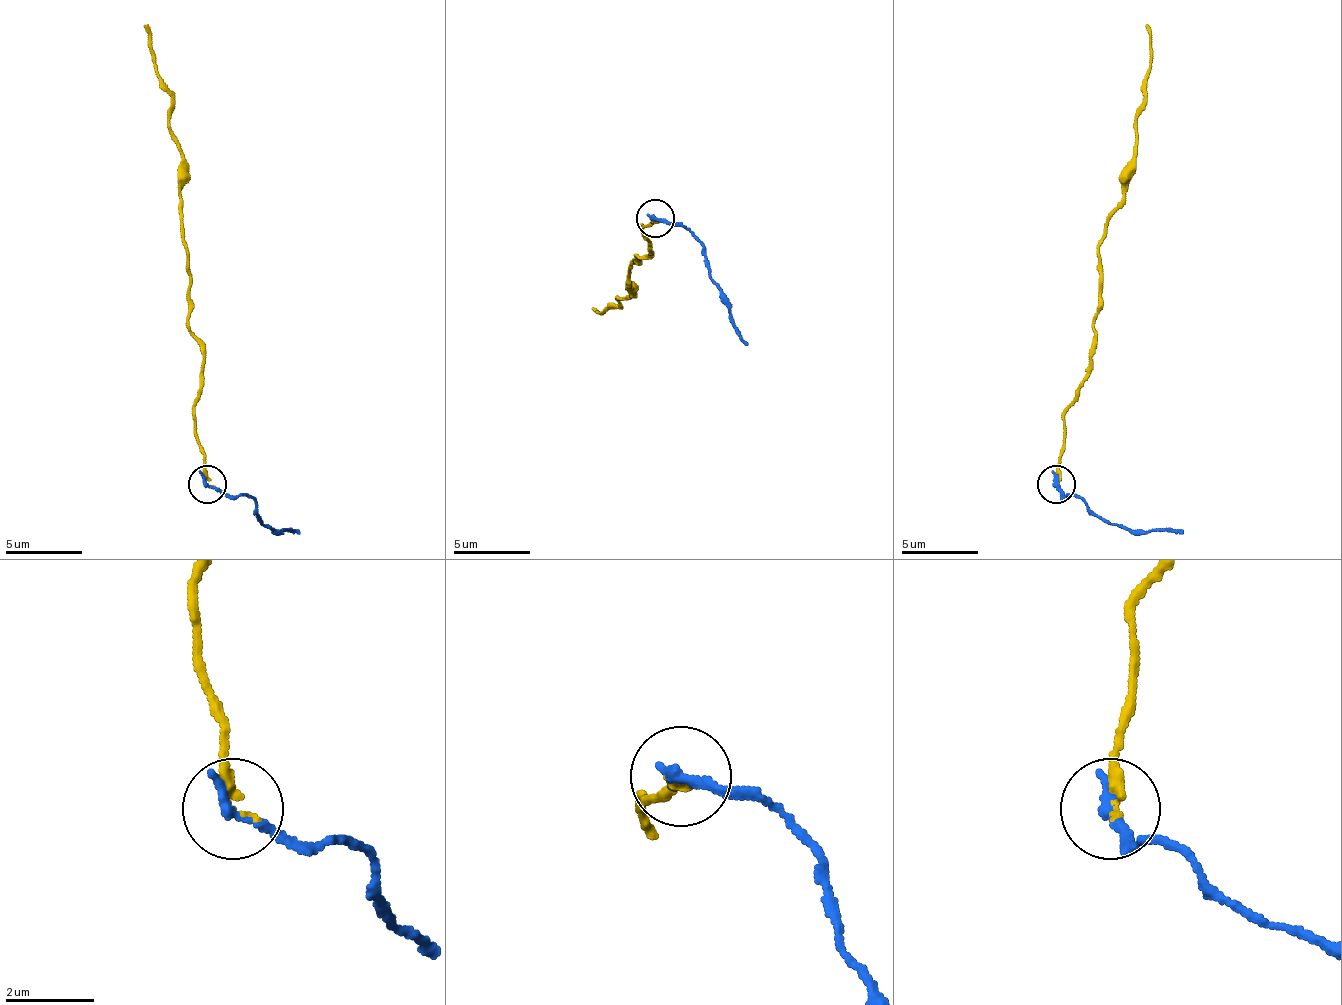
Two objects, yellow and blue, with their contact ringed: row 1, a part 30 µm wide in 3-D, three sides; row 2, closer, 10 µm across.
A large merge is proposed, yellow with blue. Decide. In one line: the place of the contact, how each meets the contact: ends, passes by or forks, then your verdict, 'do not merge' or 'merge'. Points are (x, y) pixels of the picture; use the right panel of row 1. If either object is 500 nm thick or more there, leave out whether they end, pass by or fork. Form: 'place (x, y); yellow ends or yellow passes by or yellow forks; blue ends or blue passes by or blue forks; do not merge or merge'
place (1056, 484); yellow ends; blue ends; do not merge

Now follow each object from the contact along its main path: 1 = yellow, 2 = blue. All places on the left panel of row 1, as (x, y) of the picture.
1: (208, 485), (193, 404), (204, 347), (189, 327), (181, 151), (170, 128), (170, 90), (143, 24)
2: (208, 485), (254, 500), (262, 523), (300, 535)

